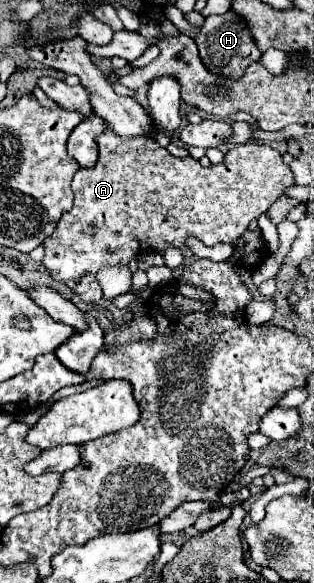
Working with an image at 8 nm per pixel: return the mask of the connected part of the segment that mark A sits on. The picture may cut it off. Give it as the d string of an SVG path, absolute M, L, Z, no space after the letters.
M108 129L104 135L98 137L98 149L100 149L100 155L98 155L98 163L94 167L88 167L88 169L80 169L74 179L72 179L72 191L74 191L74 207L72 211L68 211L68 215L64 215L64 219L60 219L56 231L44 241L44 247L46 247L46 255L42 259L42 265L52 273L52 277L56 281L62 281L64 285L68 285L72 291L76 291L80 295L82 301L88 301L88 303L98 303L102 299L102 289L96 281L96 271L104 265L118 265L118 263L128 263L132 255L140 251L160 251L162 247L166 245L174 245L174 247L182 247L184 245L184 239L188 235L196 235L202 243L206 243L208 247L216 245L216 243L234 243L250 225L252 219L258 219L282 193L286 187L290 187L294 183L294 175L290 171L290 167L284 163L282 159L282 153L270 145L260 145L260 143L244 143L244 145L236 145L234 149L230 149L224 157L224 163L218 163L218 165L210 165L210 167L202 167L196 159L192 157L174 157L170 155L164 147L160 147L156 141L142 141L142 139L120 139L112 129Z

